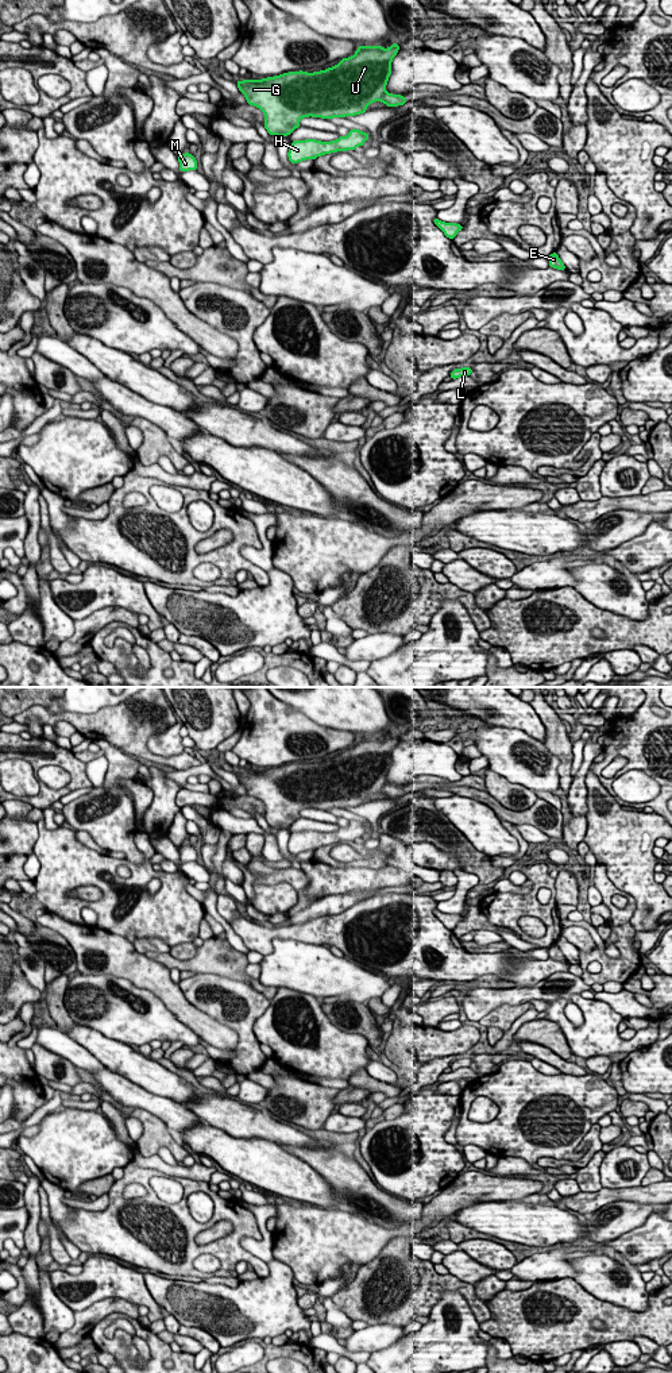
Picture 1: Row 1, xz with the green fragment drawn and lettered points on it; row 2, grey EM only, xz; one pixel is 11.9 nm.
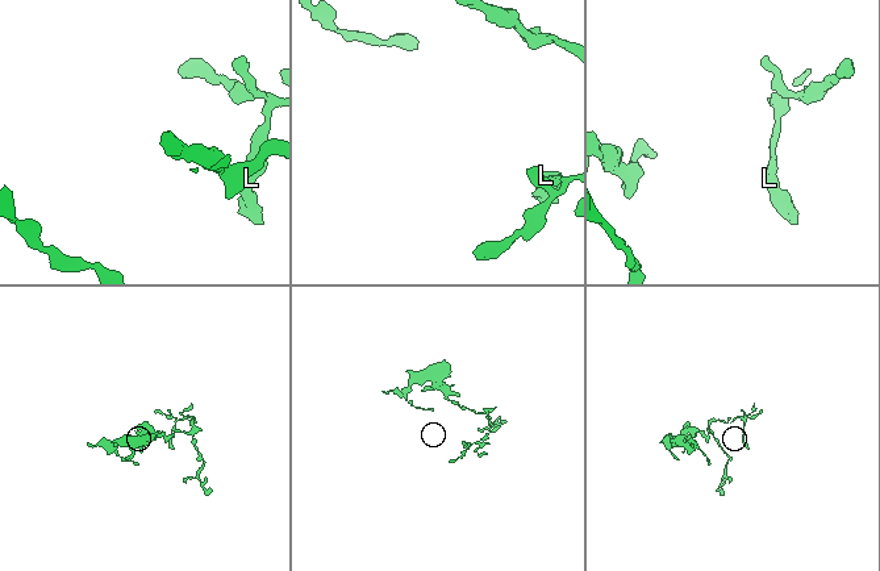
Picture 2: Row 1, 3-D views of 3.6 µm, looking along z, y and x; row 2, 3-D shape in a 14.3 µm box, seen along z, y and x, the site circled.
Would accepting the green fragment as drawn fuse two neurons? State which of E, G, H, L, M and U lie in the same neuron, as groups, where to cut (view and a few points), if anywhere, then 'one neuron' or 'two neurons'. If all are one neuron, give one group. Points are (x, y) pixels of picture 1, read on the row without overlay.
groups E G H L M U; cut none; one neuron

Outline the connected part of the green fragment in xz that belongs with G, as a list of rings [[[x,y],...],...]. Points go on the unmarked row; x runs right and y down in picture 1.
[[[398,734],[389,740],[382,737],[359,737],[349,749],[321,763],[289,763],[263,771],[236,772],[247,795],[254,797],[264,805],[264,819],[270,826],[287,828],[300,818],[302,809],[313,807],[321,810],[355,807],[366,803],[374,792],[382,792],[387,798],[406,795],[405,787],[386,783],[387,771],[391,765],[391,752],[399,741]]]

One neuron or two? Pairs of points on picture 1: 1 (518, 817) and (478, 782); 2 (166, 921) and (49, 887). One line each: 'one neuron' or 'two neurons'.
1: two neurons
2: one neuron

